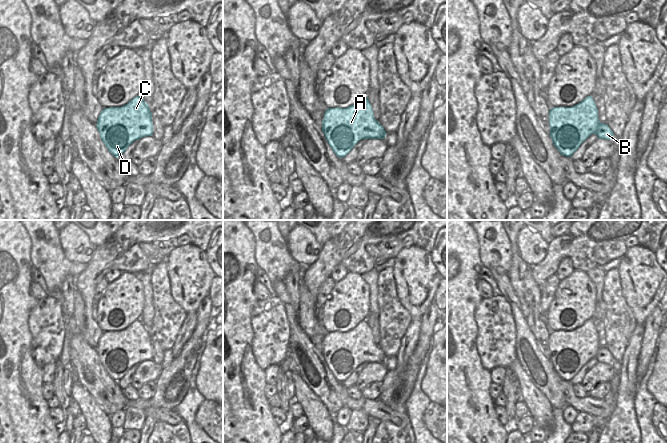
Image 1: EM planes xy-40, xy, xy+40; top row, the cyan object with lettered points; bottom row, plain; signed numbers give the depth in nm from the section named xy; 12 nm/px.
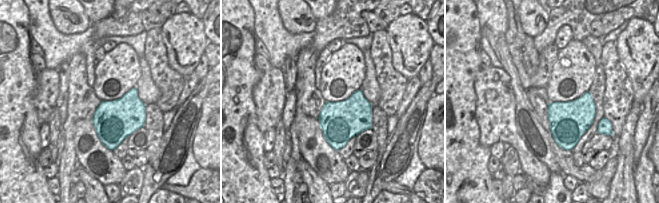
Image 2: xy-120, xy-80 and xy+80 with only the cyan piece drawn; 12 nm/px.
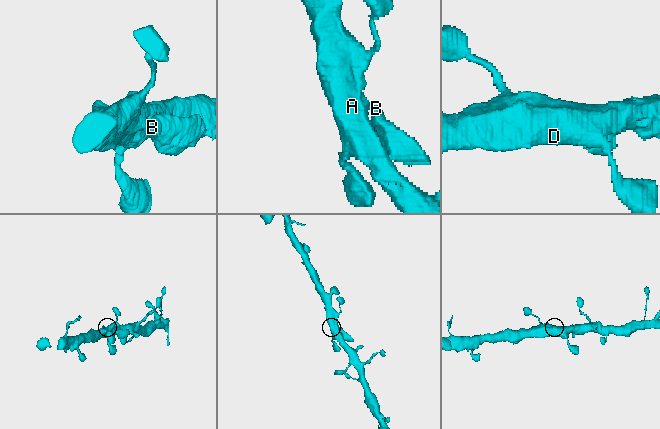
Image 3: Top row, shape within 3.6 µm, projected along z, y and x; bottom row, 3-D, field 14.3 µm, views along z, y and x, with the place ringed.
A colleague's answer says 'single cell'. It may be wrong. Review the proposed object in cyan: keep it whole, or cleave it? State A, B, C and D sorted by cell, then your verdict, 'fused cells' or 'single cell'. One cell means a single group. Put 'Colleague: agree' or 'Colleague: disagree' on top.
Colleague: agree
A B C D | single cell

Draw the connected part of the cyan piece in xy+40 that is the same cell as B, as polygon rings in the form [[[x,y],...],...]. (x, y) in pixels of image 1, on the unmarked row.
[[[592,320],[572,331],[554,331],[549,335],[550,361],[561,379],[571,381],[592,358],[599,363],[612,364],[614,357],[598,343]]]

